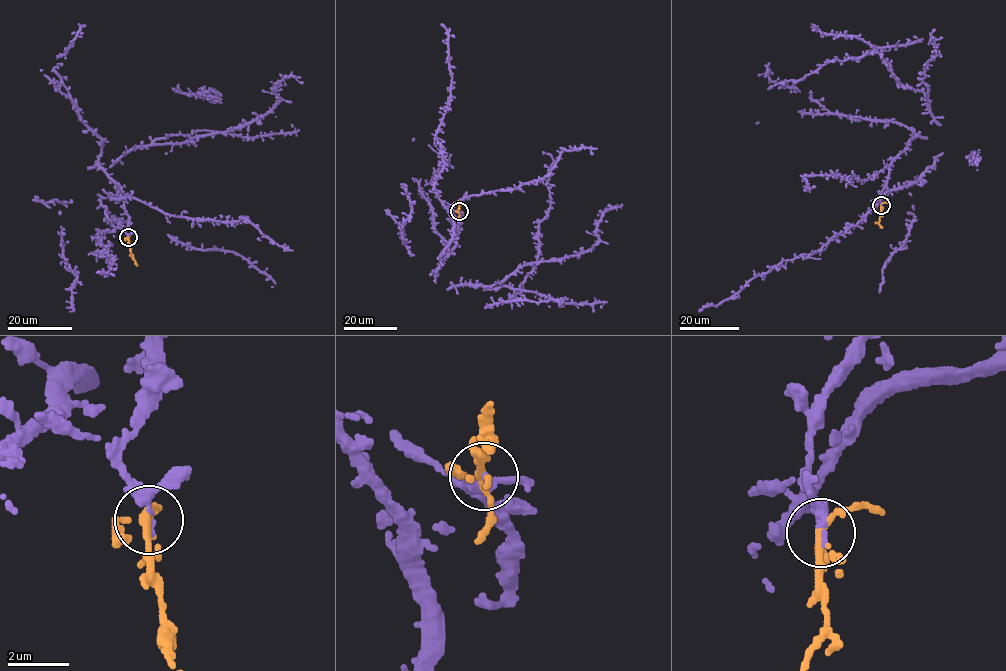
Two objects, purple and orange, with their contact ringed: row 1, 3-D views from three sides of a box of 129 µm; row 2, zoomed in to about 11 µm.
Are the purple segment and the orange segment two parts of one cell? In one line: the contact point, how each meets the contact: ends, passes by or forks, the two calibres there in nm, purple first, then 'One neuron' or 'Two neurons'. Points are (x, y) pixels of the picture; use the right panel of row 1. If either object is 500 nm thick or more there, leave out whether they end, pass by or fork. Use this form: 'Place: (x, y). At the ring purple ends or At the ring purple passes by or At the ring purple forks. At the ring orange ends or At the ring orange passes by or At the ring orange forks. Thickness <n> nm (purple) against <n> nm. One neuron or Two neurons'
Place: (881, 205). At the ring purple passes by. At the ring orange forks. Thickness 200 nm (purple) against 220 nm. One neuron

